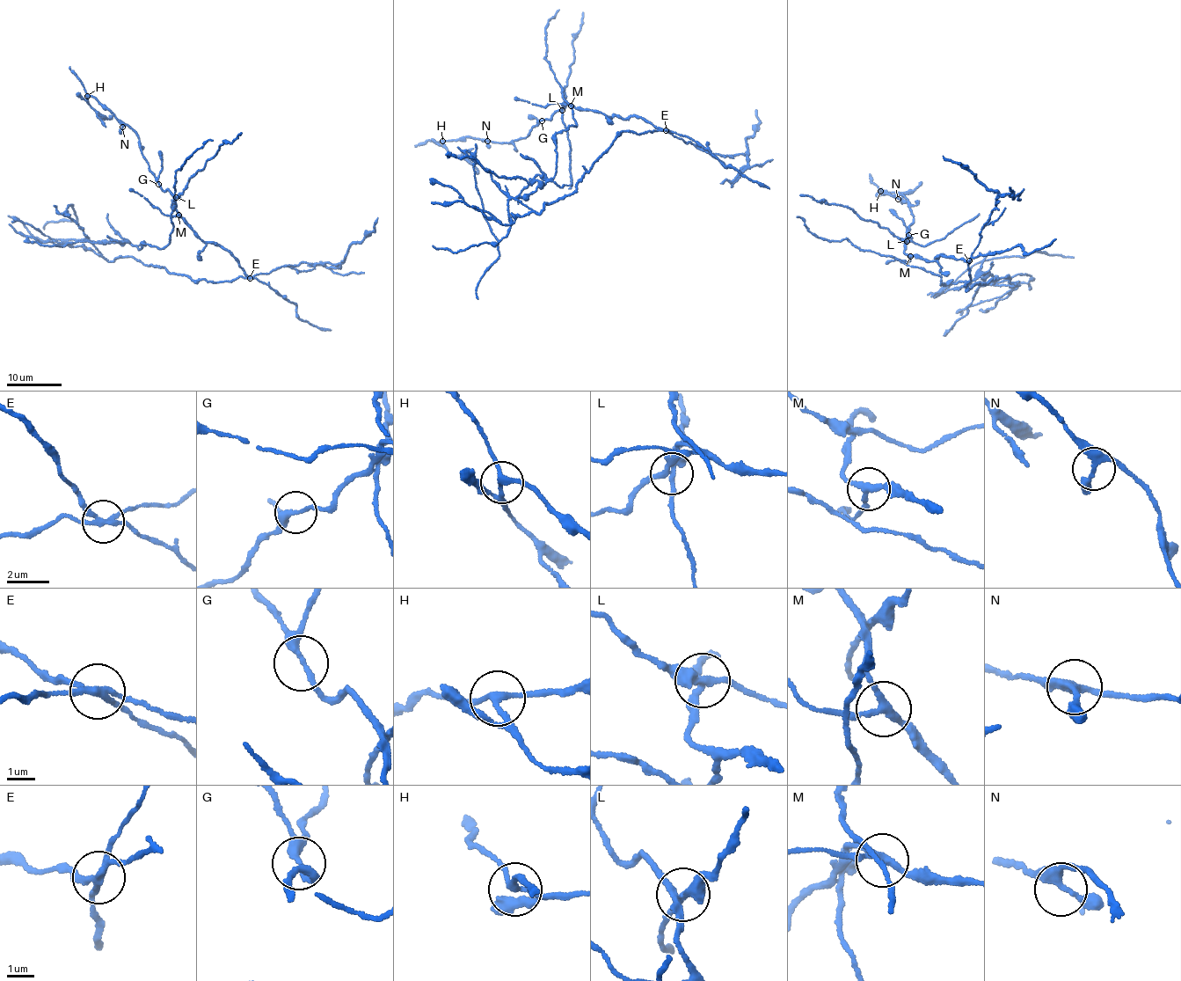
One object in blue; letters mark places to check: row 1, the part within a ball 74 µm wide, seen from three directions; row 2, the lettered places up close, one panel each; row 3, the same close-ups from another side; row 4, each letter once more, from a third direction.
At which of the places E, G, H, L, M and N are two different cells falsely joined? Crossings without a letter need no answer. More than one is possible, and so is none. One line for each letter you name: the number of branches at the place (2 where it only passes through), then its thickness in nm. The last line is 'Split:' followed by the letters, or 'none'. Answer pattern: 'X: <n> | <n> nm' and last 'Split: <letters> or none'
E: 4 | 220 nm
H: 3 | 190 nm
L: 4 | 280 nm
Split: E, H, L

